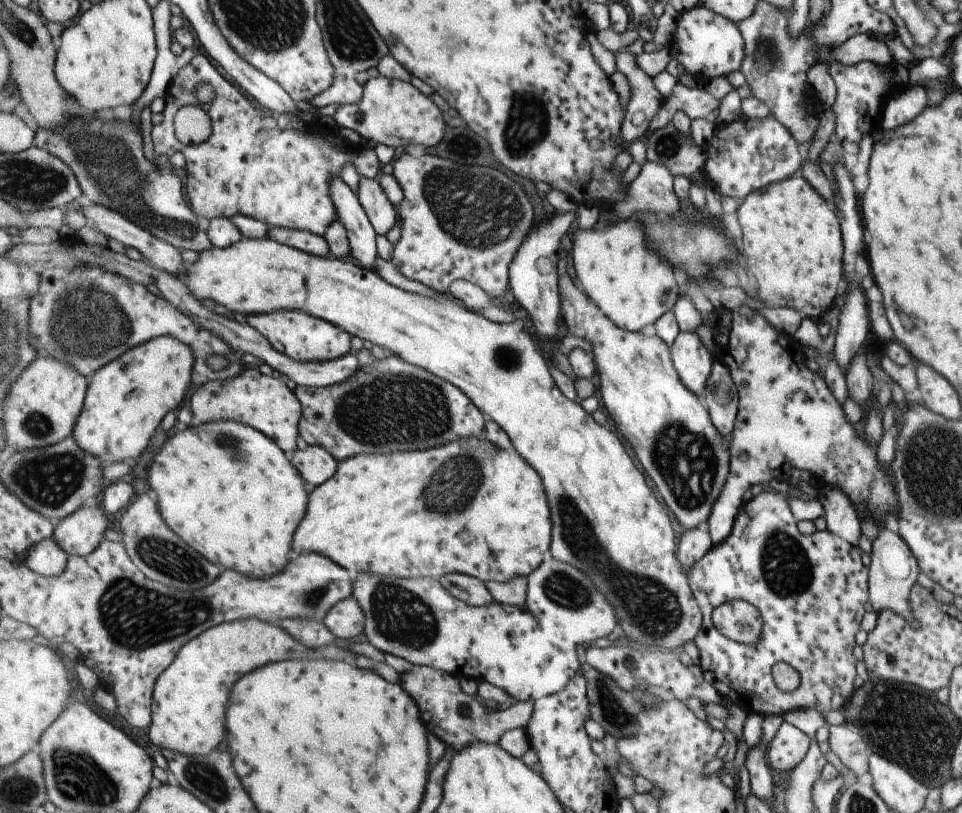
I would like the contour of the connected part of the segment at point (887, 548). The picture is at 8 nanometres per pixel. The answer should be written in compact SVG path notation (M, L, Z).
M883 529L879 535L869 544L869 565L868 565L868 600L871 608L876 613L881 610L893 610L893 614L899 615L904 621L911 625L914 622L907 604L909 588L915 583L919 572L915 559L910 550L906 547L905 541L894 529Z

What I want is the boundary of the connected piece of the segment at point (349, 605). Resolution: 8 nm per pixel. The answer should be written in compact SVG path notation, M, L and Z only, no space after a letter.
M353 597L337 603L322 621L337 638L343 640L365 634L366 616L362 606Z

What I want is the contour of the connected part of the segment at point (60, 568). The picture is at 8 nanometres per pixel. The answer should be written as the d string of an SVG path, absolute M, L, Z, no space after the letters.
M53 537L41 540L29 550L24 561L35 572L48 577L56 577L68 567L68 552Z

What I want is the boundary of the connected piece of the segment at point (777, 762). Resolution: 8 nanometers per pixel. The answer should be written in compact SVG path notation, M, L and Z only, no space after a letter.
M781 721L773 738L767 744L767 762L770 770L781 774L791 771L806 755L809 736L795 726Z

